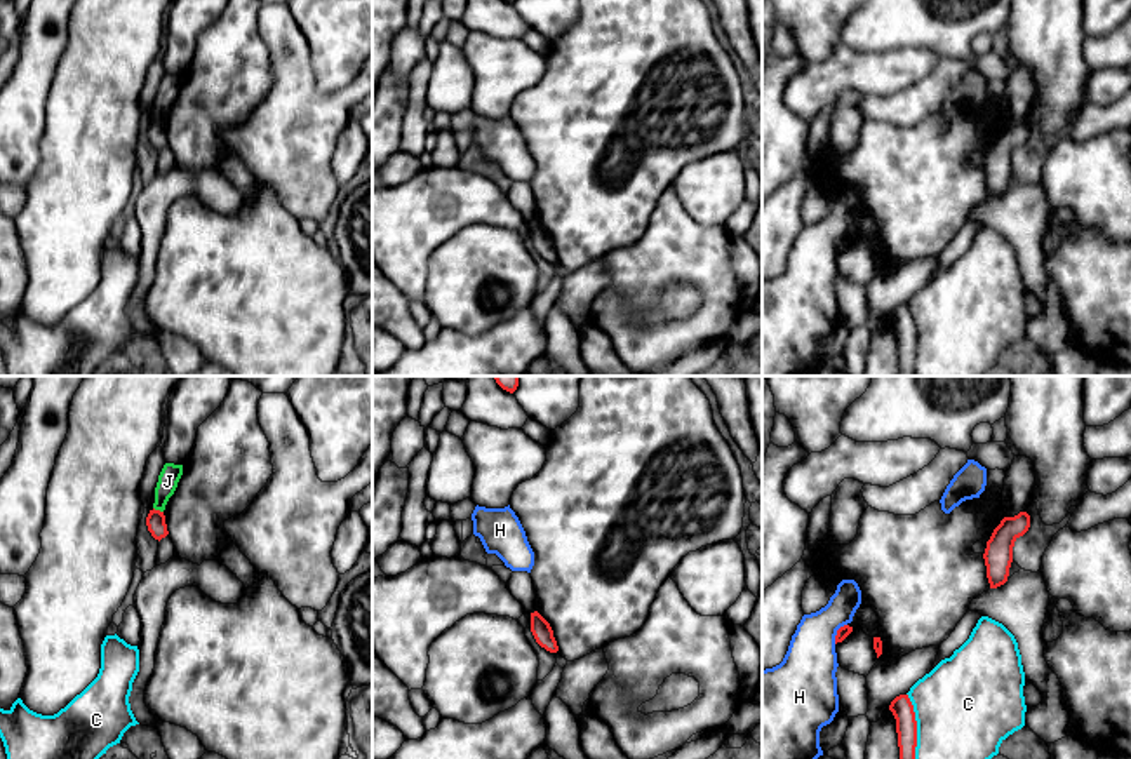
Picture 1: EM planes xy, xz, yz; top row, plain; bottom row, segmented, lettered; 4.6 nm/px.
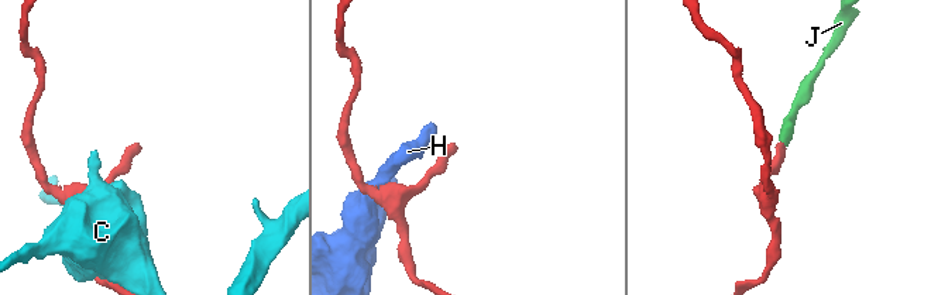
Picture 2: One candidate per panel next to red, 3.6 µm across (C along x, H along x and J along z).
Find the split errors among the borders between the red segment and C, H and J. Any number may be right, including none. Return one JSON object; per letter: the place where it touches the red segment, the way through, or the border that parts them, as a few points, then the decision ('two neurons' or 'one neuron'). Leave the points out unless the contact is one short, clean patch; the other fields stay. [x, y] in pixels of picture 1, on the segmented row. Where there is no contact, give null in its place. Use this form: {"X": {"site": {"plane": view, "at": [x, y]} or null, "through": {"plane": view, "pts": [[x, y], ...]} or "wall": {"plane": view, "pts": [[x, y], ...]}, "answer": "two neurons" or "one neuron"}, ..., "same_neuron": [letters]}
{"C": {"site": {"plane": "yz", "at": [916, 726]}, "answer": "two neurons"}, "H": {"site": {"plane": "yz", "at": [837, 632]}, "answer": "two neurons"}, "J": {"site": {"plane": "xy", "at": [159, 510]}, "wall": {"plane": "xy", "pts": [[153, 507], [162, 512]]}, "answer": "two neurons"}, "same_neuron": []}

